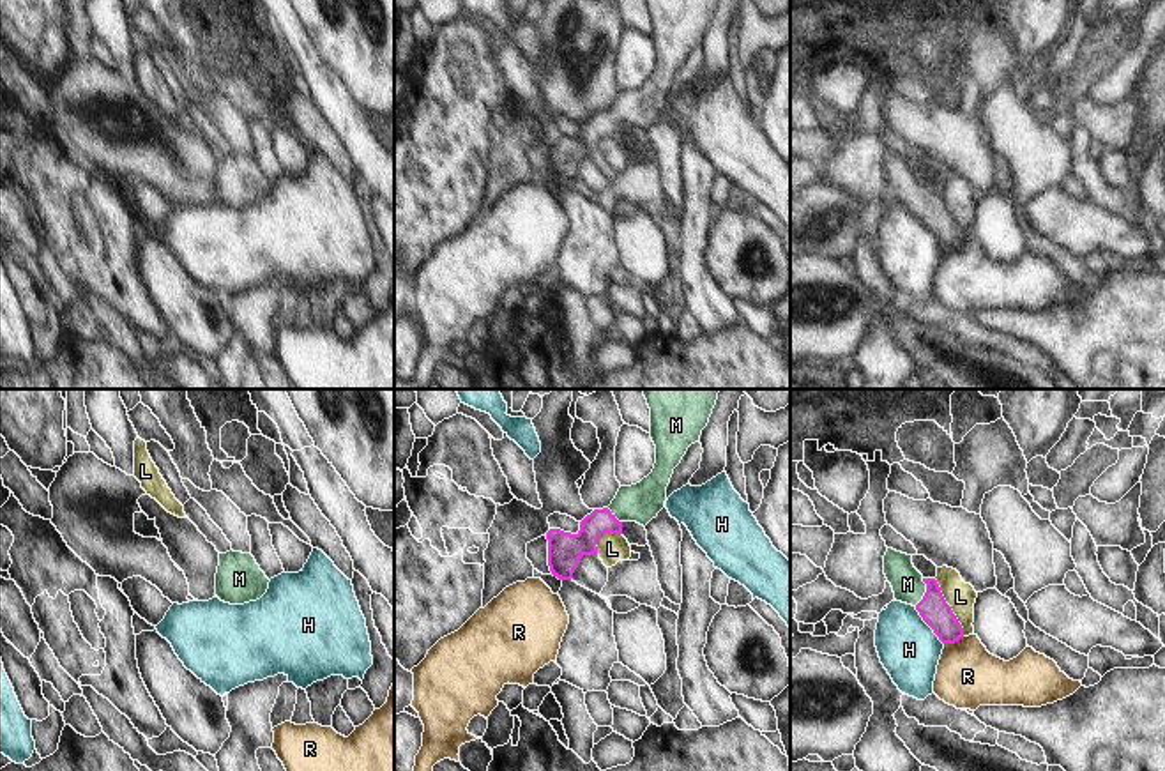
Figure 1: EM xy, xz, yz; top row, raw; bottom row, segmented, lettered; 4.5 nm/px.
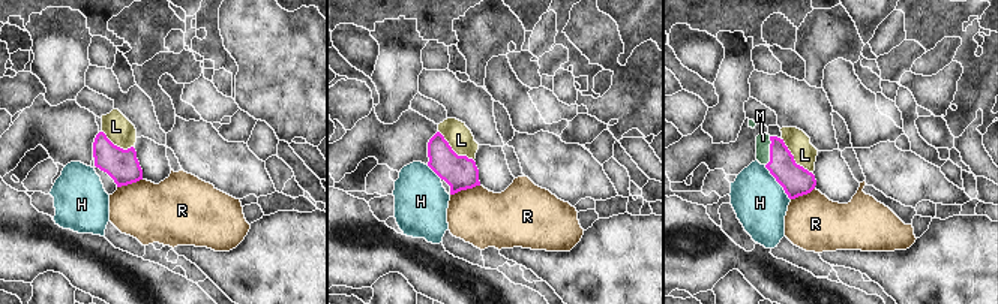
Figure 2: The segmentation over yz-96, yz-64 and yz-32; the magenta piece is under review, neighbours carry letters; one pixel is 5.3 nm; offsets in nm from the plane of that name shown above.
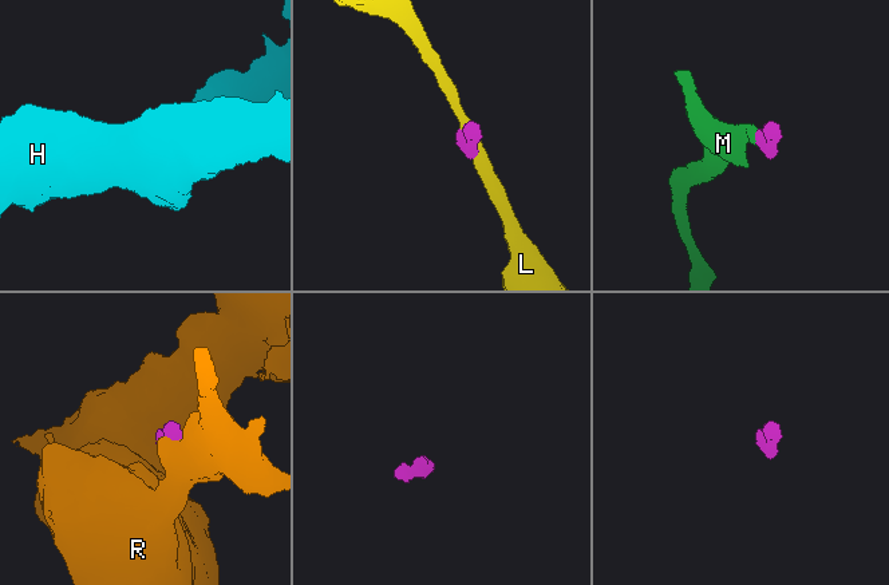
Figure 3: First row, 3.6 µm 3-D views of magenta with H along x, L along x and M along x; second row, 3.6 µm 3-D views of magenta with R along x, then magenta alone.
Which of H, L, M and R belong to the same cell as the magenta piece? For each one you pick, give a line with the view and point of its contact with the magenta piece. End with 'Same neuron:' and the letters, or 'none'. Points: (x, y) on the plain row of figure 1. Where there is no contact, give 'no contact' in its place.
M: yz (925, 197)
Same neuron: M

